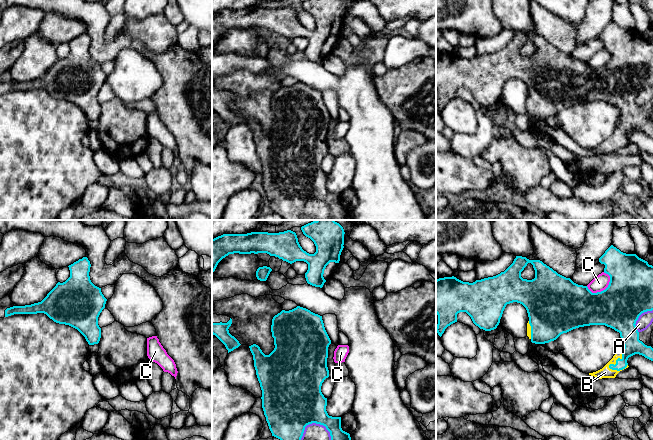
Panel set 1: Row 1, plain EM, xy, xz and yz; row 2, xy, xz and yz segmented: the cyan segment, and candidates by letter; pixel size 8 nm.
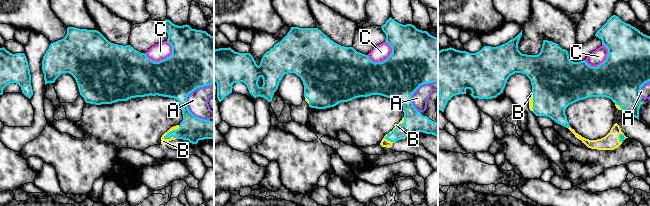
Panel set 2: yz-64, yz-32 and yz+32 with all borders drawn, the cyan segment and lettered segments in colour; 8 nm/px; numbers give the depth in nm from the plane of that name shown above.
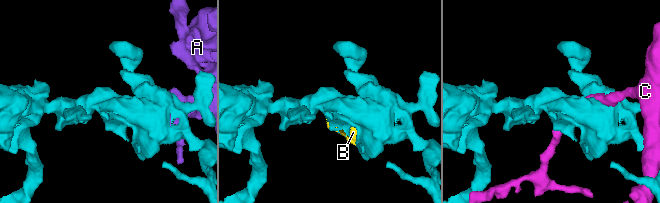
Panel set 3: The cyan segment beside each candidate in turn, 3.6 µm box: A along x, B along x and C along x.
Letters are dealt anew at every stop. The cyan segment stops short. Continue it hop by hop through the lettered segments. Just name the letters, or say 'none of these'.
B

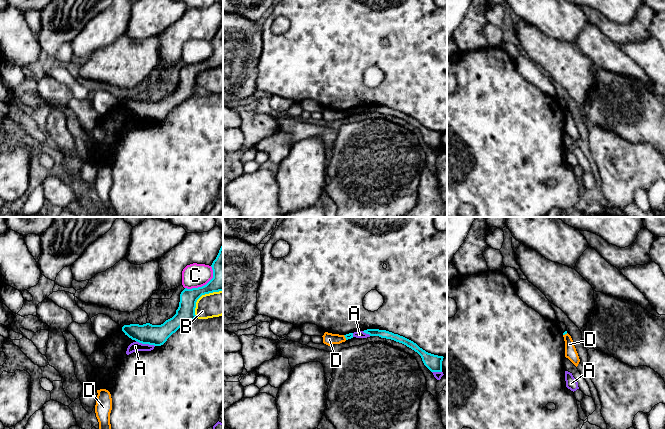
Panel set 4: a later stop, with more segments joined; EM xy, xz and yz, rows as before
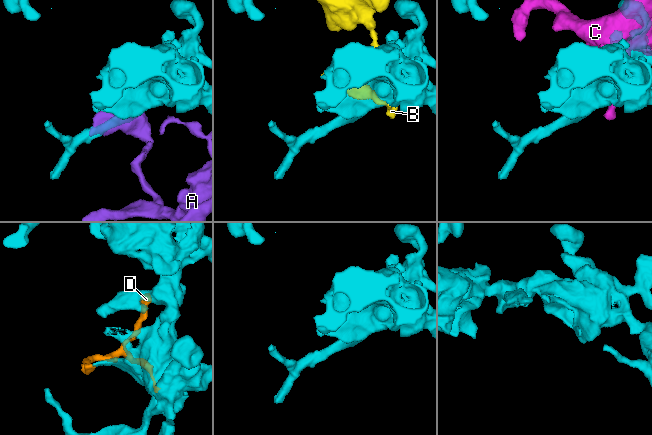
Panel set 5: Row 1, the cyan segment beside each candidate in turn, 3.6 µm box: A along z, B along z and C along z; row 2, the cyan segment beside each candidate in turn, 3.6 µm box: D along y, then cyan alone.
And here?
none of these

